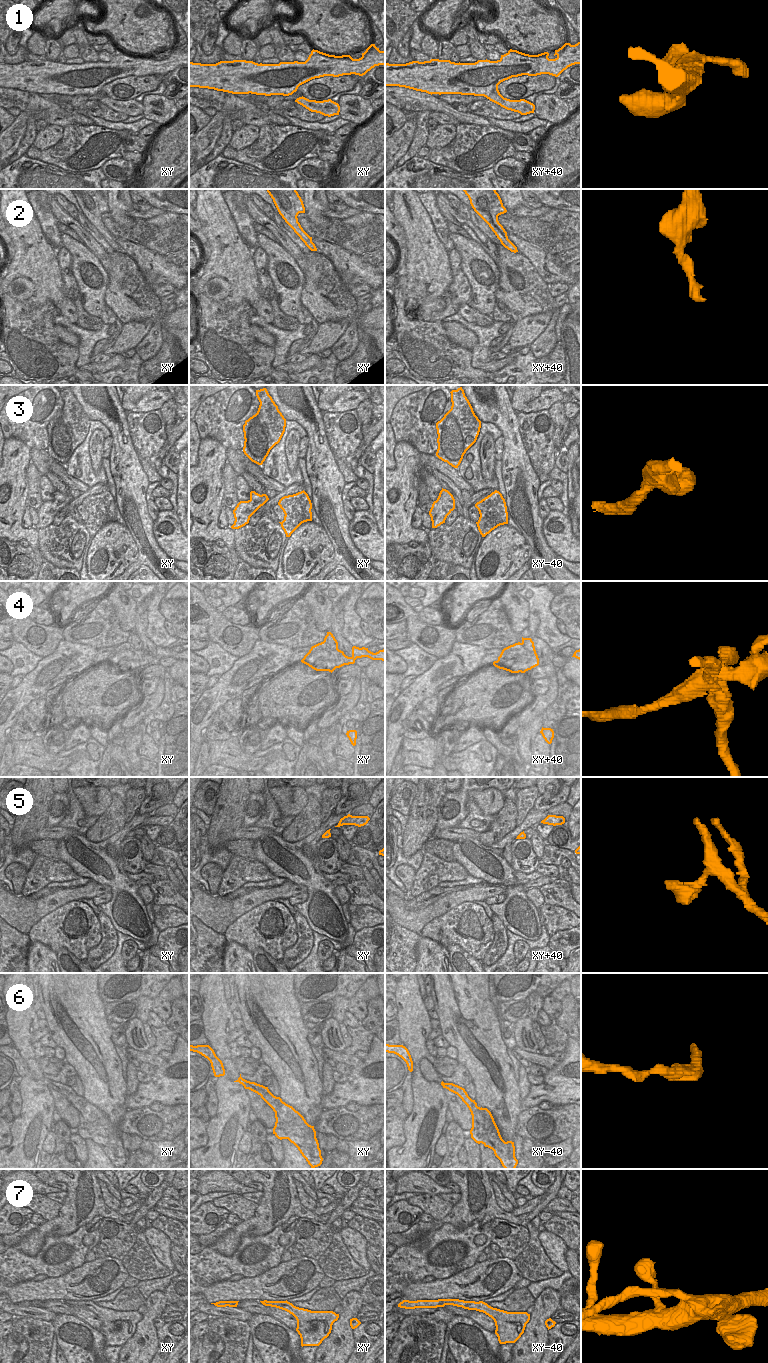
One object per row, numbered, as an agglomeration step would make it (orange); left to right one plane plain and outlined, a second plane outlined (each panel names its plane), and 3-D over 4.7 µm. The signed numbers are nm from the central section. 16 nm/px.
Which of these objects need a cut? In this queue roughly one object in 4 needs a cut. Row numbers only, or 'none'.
4, 7

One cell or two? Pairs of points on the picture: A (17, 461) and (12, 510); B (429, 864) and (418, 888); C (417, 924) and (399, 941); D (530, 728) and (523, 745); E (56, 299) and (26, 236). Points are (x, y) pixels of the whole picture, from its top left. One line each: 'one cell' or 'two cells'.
A: one cell
B: one cell
C: two cells
D: one cell
E: one cell

